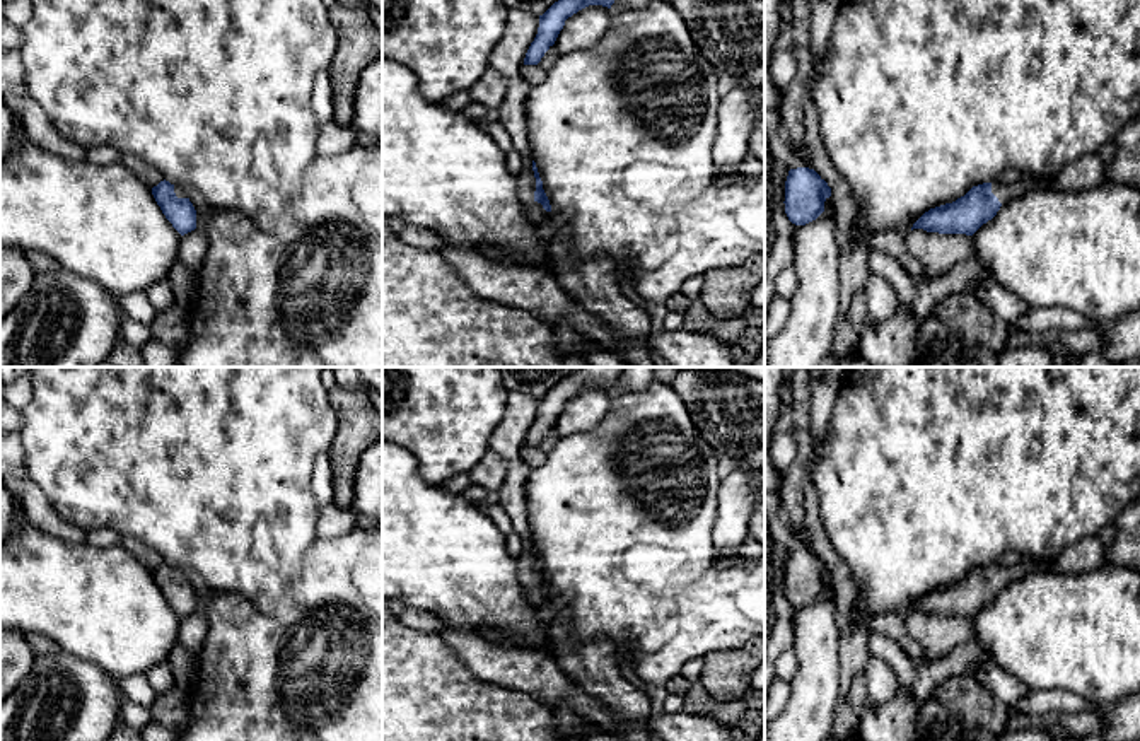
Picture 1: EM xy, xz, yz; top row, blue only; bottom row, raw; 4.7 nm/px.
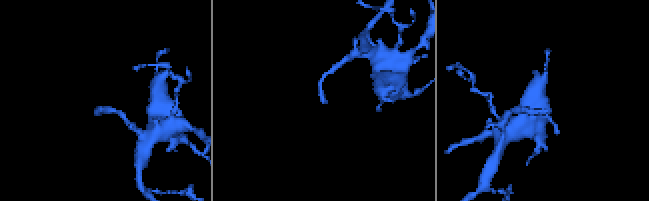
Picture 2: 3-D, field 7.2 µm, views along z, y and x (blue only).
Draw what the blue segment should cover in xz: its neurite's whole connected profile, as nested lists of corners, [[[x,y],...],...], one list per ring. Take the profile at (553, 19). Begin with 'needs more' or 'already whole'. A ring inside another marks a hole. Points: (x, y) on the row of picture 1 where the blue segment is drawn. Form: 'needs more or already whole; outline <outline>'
already whole; outline [[[558,0],[543,15],[539,15],[539,27],[531,43],[524,65],[538,65],[544,53],[555,44],[565,20],[589,5],[602,5],[611,9],[614,0]]]

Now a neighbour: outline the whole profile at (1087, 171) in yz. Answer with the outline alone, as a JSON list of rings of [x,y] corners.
[[[1087,154],[1061,169],[1053,184],[1056,190],[1089,190],[1106,181],[1104,167],[1097,154]]]

